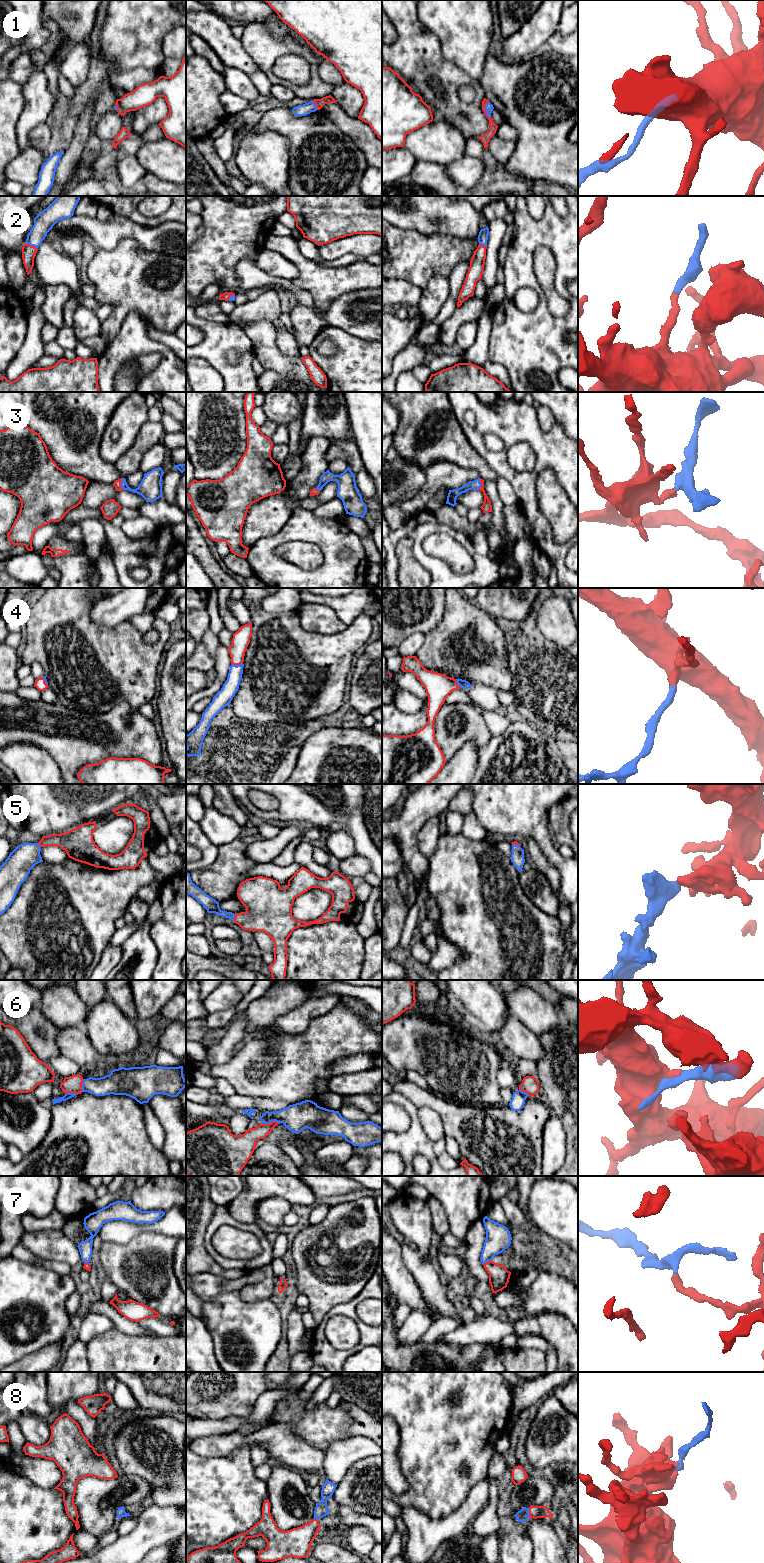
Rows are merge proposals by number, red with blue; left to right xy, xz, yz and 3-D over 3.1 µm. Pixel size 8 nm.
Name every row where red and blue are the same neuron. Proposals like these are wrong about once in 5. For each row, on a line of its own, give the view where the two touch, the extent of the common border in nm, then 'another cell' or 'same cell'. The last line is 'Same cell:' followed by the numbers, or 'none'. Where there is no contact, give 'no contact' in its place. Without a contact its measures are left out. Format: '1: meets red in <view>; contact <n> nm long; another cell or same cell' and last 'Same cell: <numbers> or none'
1: meets red in yz; contact 140 nm long; same cell
2: meets red in xy; contact 120 nm long; same cell
3: meets red in xy; contact 100 nm long; same cell
4: meets red in xz; contact 100 nm long; same cell
5: meets red in xz; contact 50 nm long; same cell
6: meets red in xz; contact 140 nm long; same cell
7: meets red in yz; contact 80 nm long; same cell
8: meets red in yz; contact 70 nm long; same cell
Same cell: 1, 2, 3, 4, 5, 6, 7, 8

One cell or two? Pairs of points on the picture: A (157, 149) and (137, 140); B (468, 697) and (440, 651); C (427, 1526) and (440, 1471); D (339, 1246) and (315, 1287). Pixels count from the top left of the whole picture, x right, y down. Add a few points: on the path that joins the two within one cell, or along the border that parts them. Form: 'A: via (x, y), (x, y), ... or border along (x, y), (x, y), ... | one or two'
A: border along (146, 142), (135, 154) | two
B: border along (472, 684), (483, 684), (495, 689) | two
C: border along (408, 1506), (434, 1519), (452, 1513) | two
D: via (337, 1256), (334, 1259), (331, 1270), (325, 1277) | one

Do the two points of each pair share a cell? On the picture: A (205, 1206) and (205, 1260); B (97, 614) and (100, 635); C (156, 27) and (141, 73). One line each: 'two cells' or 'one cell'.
A: one cell
B: two cells
C: two cells

